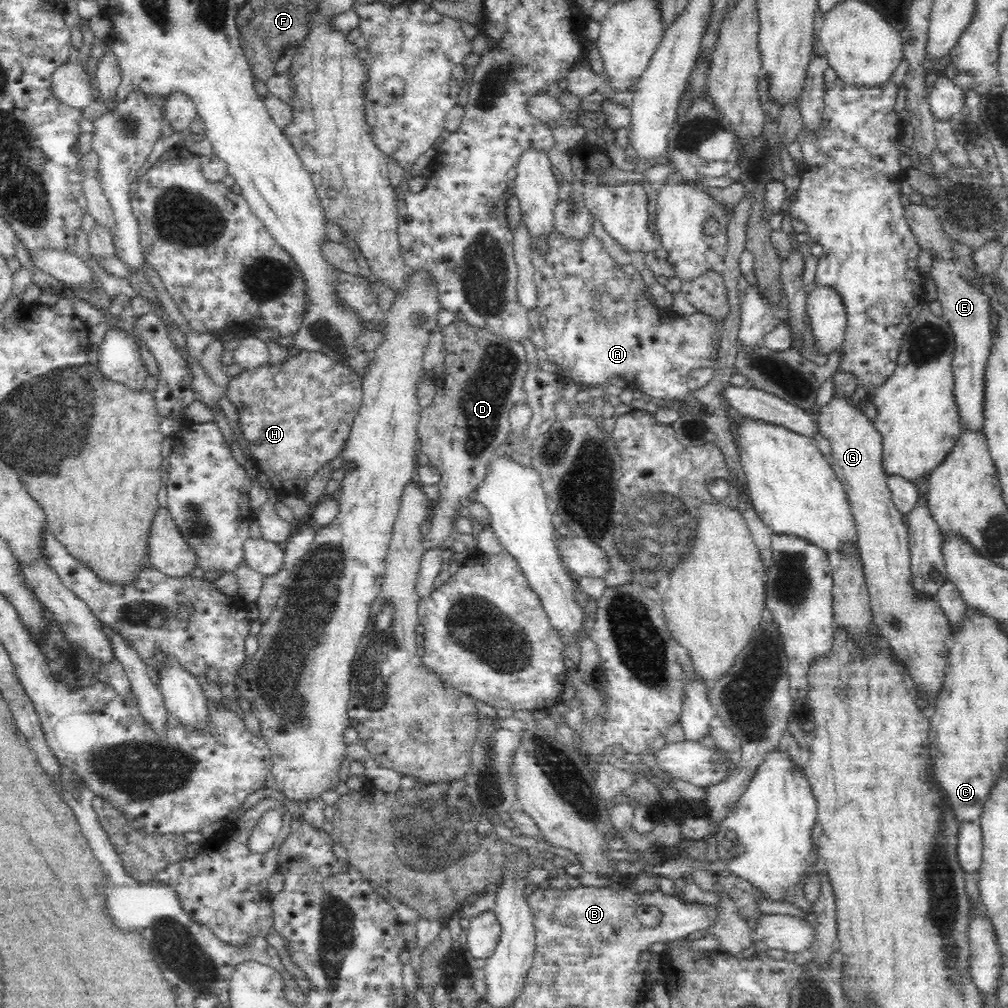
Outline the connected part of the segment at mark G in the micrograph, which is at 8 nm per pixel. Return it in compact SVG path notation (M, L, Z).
M833 398L827 405L822 406L816 416L816 426L818 431L830 441L832 457L829 466L845 489L850 509L856 520L856 527L858 527L858 553L863 565L863 577L869 595L873 626L878 636L886 638L891 648L895 648L901 656L907 658L904 668L917 684L917 688L923 686L929 690L933 698L943 680L945 666L944 659L940 657L940 650L944 640L950 637L950 627L948 627L948 619L937 602L918 602L917 604L911 600L910 585L908 585L911 562L908 528L902 521L902 515L893 506L888 481L881 468L880 435L870 423L867 408L862 405L854 408L846 398Z

